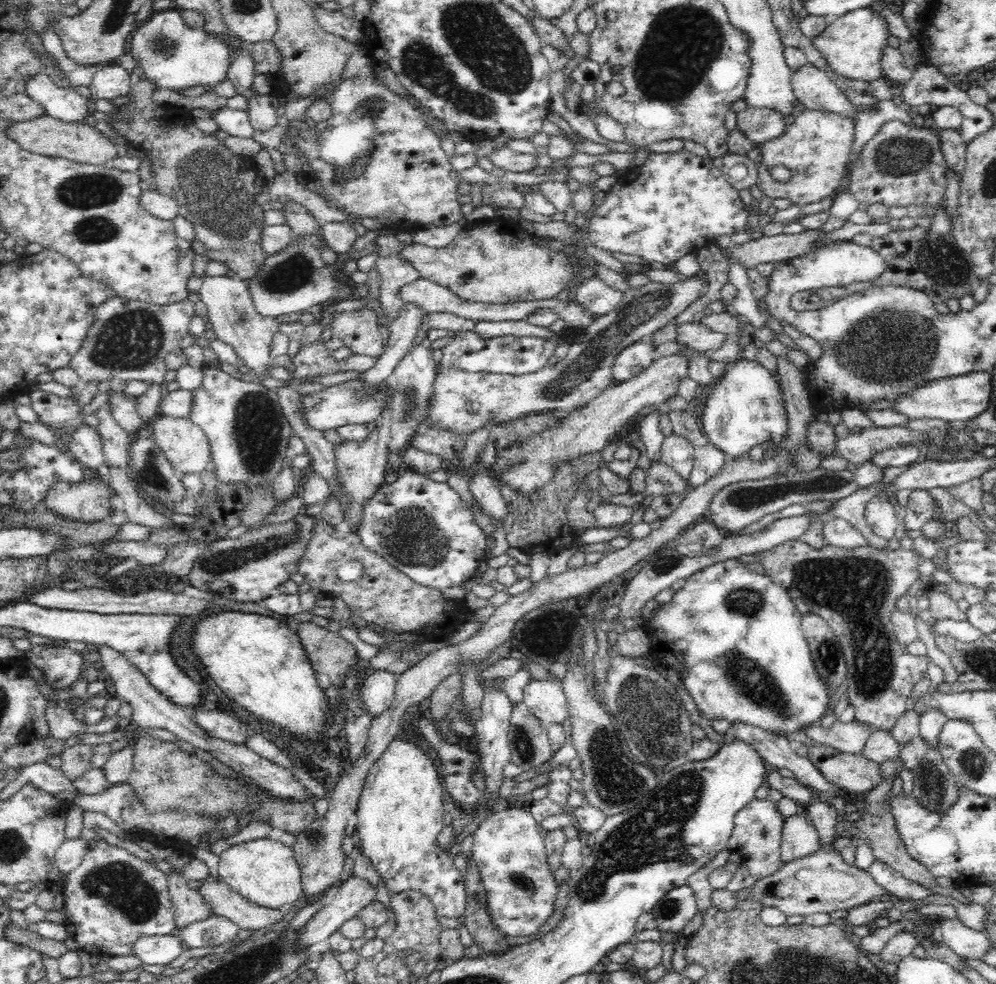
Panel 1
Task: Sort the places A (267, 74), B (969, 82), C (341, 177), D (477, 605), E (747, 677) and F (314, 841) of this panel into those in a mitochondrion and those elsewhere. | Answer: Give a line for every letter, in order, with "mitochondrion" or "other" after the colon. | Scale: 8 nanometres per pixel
A: other
B: other
C: mitochondrion
D: other
E: mitochondrion
F: mitochondrion

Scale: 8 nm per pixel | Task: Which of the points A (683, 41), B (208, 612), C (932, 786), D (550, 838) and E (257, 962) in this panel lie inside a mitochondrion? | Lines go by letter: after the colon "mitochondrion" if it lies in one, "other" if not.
A: mitochondrion
B: other
C: mitochondrion
D: other
E: mitochondrion

